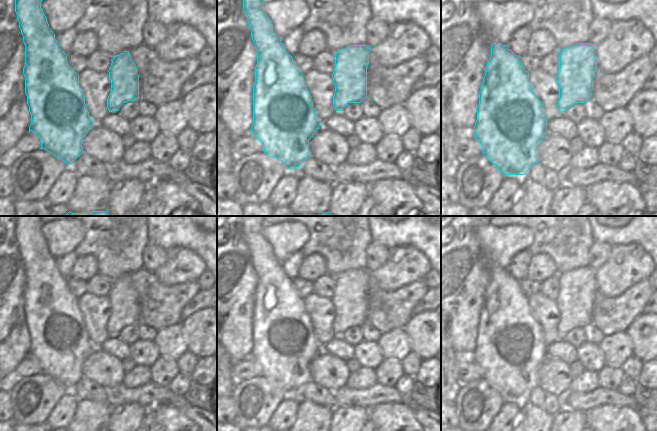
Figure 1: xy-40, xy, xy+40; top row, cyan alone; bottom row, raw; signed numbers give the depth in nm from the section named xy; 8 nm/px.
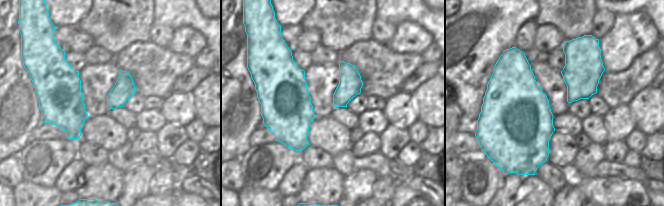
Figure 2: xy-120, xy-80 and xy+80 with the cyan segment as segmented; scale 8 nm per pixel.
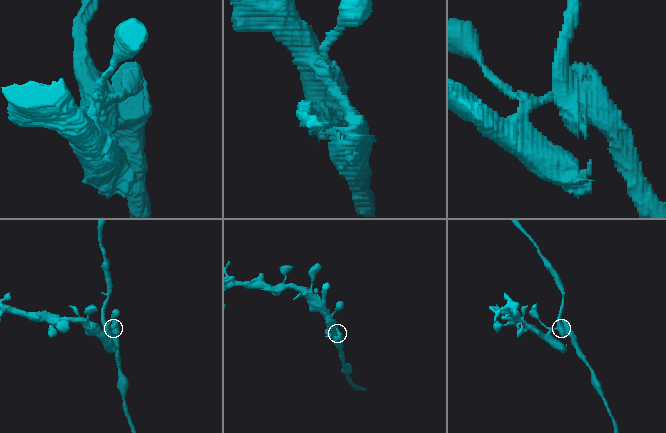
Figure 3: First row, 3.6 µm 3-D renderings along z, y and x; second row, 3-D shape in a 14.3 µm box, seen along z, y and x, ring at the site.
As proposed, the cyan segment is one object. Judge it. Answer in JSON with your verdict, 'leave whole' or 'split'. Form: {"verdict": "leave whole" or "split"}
{"verdict": "split"}

